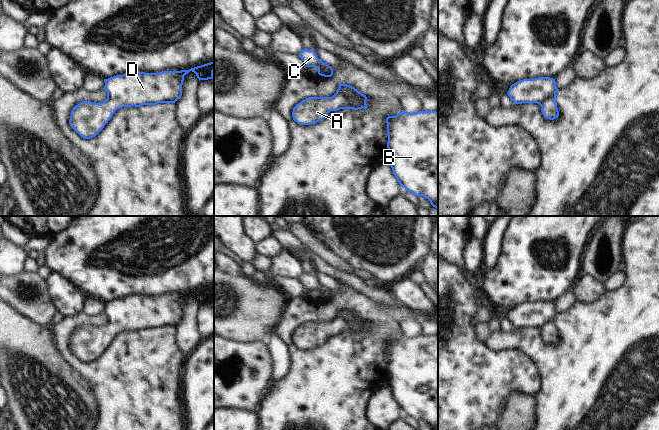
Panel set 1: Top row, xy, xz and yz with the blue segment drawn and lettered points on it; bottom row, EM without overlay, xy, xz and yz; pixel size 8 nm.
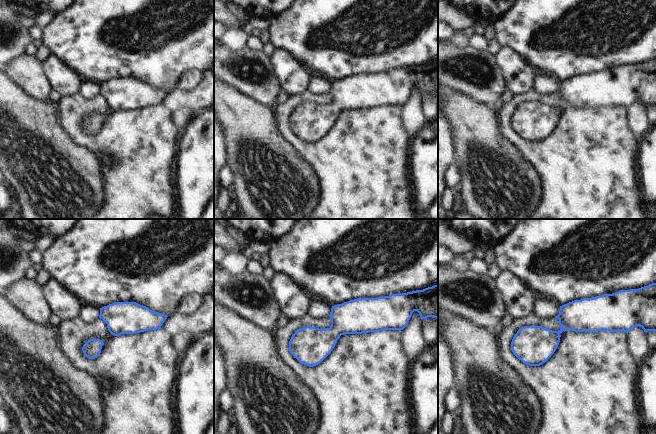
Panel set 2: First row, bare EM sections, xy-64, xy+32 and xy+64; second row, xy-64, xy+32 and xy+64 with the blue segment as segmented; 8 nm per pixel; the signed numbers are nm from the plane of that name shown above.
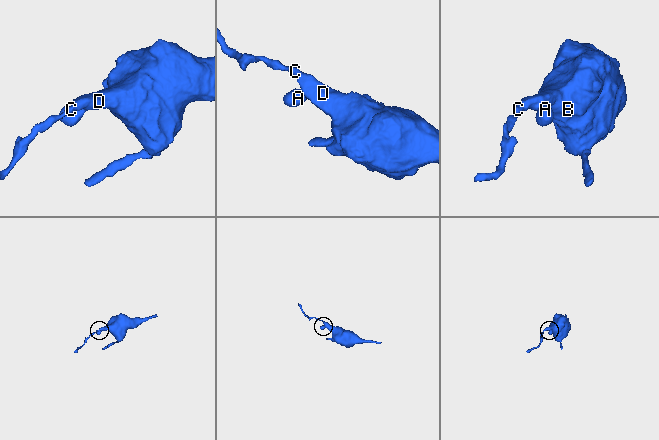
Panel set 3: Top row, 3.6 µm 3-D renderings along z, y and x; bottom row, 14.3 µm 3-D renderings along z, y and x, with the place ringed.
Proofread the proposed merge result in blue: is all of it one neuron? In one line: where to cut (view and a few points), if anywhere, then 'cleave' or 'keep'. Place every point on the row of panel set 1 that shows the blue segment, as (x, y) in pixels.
cut none; keep

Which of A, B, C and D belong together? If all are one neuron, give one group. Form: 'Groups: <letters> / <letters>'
Groups: A B C D.

